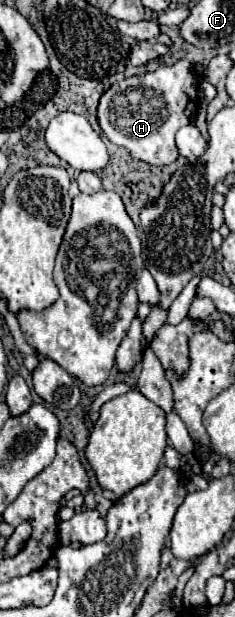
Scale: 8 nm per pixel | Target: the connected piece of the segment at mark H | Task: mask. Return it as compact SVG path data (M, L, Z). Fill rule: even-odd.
M186 59L158 67L152 73L126 77L102 93L96 121L114 145L126 147L136 159L150 165L170 165L178 159L174 135L180 127L192 121L192 115L198 109L196 85L198 81L192 73L192 65Z

